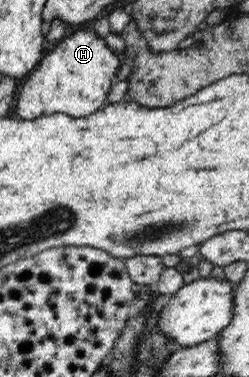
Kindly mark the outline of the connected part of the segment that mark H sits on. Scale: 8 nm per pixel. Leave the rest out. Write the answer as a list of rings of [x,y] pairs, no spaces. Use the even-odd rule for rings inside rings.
[[[88,26],[77,28],[63,40],[56,43],[55,49],[45,55],[38,66],[23,81],[23,87],[17,97],[17,118],[33,120],[52,114],[64,114],[73,118],[88,117],[100,111],[107,104],[107,95],[113,87],[113,79],[116,77],[123,61],[113,52],[104,39],[101,39]]]

